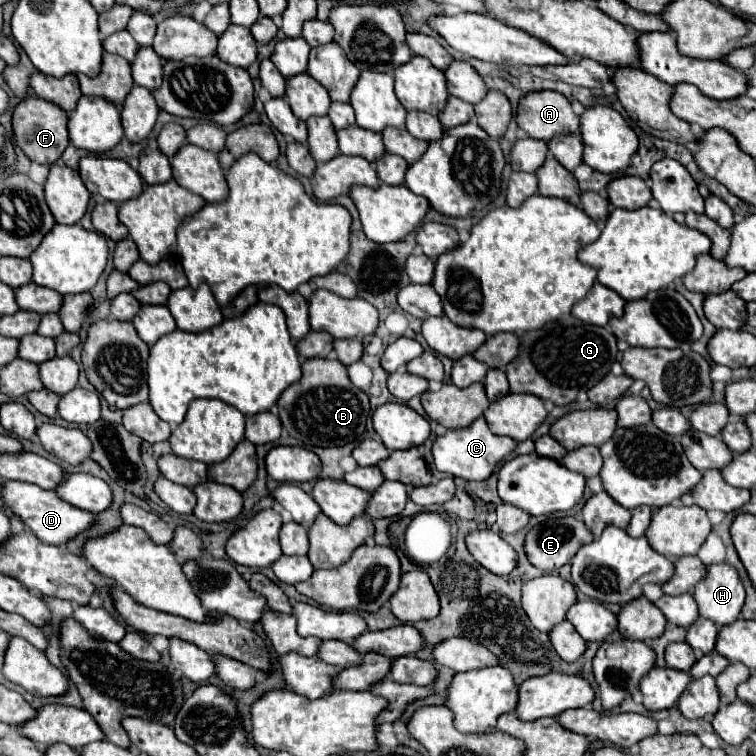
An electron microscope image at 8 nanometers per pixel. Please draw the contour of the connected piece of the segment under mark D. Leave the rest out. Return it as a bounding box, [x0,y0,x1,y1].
[1,481,95,545]

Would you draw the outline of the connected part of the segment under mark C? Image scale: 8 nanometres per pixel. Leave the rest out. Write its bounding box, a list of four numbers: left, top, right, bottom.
[433,417,517,481]

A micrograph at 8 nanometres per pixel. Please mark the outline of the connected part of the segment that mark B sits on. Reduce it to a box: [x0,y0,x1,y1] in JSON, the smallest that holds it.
[277,359,371,447]

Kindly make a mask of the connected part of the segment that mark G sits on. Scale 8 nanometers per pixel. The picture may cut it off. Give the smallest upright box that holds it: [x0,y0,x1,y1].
[505,315,617,405]

